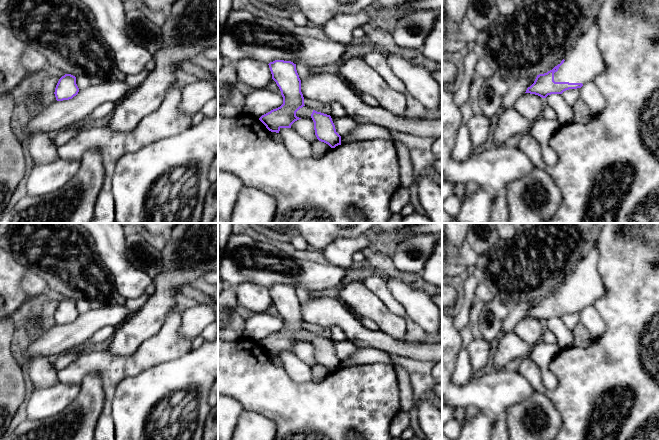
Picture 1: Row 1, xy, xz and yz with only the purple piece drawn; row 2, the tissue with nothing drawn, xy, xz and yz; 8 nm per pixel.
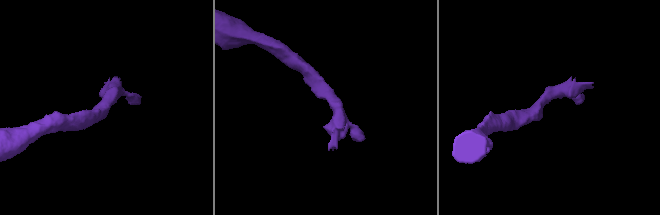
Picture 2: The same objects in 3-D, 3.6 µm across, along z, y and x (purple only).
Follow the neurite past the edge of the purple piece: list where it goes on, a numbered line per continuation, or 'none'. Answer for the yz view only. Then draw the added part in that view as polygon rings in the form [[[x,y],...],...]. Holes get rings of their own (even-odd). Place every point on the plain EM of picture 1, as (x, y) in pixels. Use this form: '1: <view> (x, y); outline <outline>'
1: yz (584, 286); outline [[[596,242],[586,257],[576,264],[573,273],[565,279],[564,287],[554,297],[554,305],[585,308],[589,305],[594,305],[598,299],[604,296],[607,290],[598,270],[598,262],[599,248]]]

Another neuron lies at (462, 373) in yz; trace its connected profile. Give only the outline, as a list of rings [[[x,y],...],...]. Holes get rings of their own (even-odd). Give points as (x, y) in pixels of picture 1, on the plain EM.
[[[462,348],[457,356],[456,365],[452,374],[452,381],[458,386],[466,385],[472,377],[472,366],[468,350]]]

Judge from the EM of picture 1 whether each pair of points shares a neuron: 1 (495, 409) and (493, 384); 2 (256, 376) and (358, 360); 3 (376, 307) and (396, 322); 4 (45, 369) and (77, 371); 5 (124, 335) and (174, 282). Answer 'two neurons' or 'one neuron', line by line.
1: one neuron
2: two neurons
3: one neuron
4: two neurons
5: one neuron

